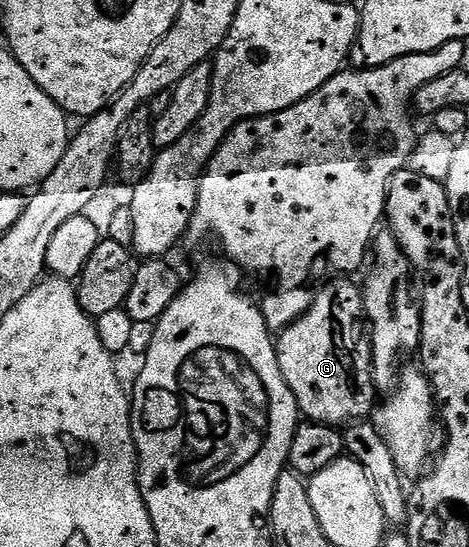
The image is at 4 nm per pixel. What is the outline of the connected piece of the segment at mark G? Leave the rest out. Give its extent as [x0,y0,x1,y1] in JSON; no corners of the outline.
[275,277,379,429]

